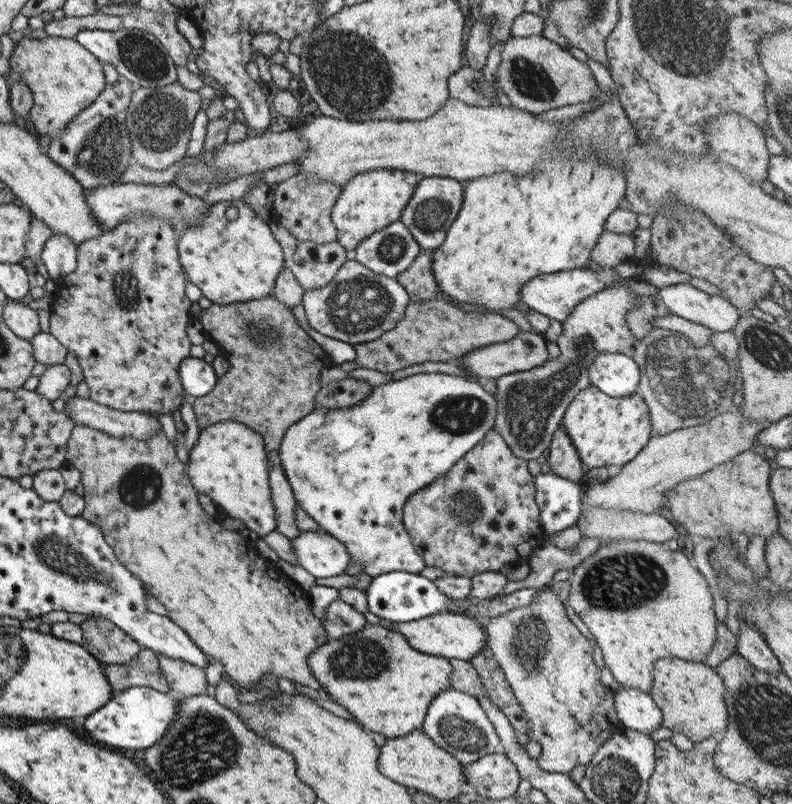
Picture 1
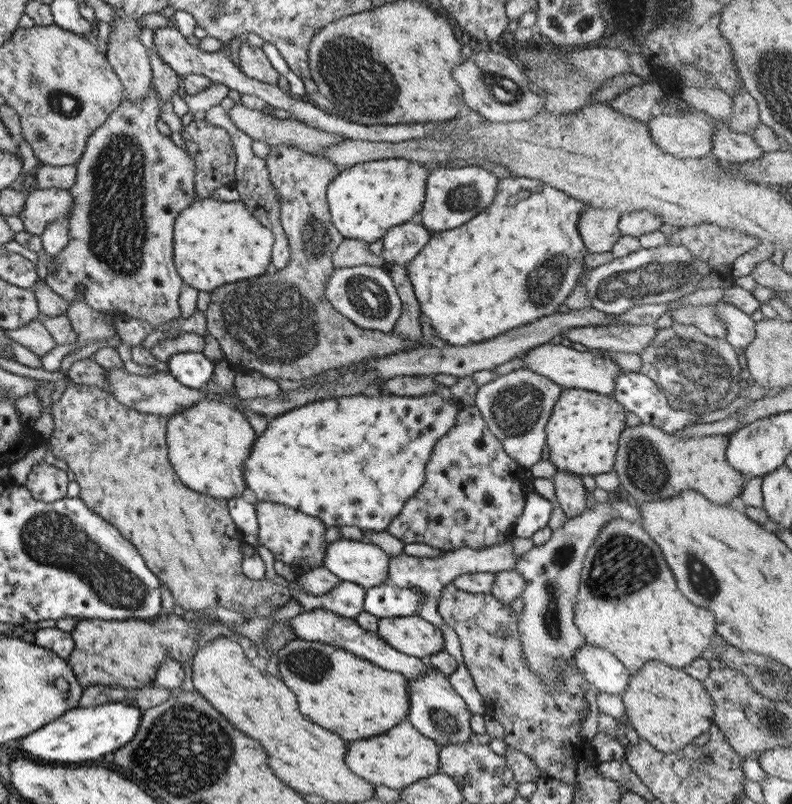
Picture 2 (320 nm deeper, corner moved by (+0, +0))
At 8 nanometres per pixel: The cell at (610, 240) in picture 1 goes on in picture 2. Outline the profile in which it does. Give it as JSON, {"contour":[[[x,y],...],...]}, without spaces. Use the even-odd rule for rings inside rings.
{"contour":[[[585,207],[577,217],[576,229],[587,253],[604,253],[612,249],[613,243],[620,237],[618,220],[620,214],[615,208]]]}

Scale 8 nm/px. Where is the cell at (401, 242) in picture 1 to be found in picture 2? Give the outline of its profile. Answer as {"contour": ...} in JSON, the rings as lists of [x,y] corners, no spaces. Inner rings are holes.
{"contour":[[[406,222],[392,226],[382,236],[381,258],[386,266],[407,264],[428,241],[430,232],[421,224]]]}

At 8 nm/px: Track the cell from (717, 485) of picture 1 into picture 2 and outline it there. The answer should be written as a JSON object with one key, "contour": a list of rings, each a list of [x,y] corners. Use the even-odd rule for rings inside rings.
{"contour":[[[639,423],[636,426],[626,426],[619,433],[617,450],[612,470],[617,474],[619,485],[638,502],[657,502],[657,500],[667,500],[683,490],[695,490],[703,498],[715,504],[723,506],[729,504],[732,498],[739,497],[743,491],[746,478],[741,473],[733,470],[731,465],[725,460],[725,449],[727,446],[726,435],[709,435],[703,437],[678,437],[659,430],[649,423]]]}

